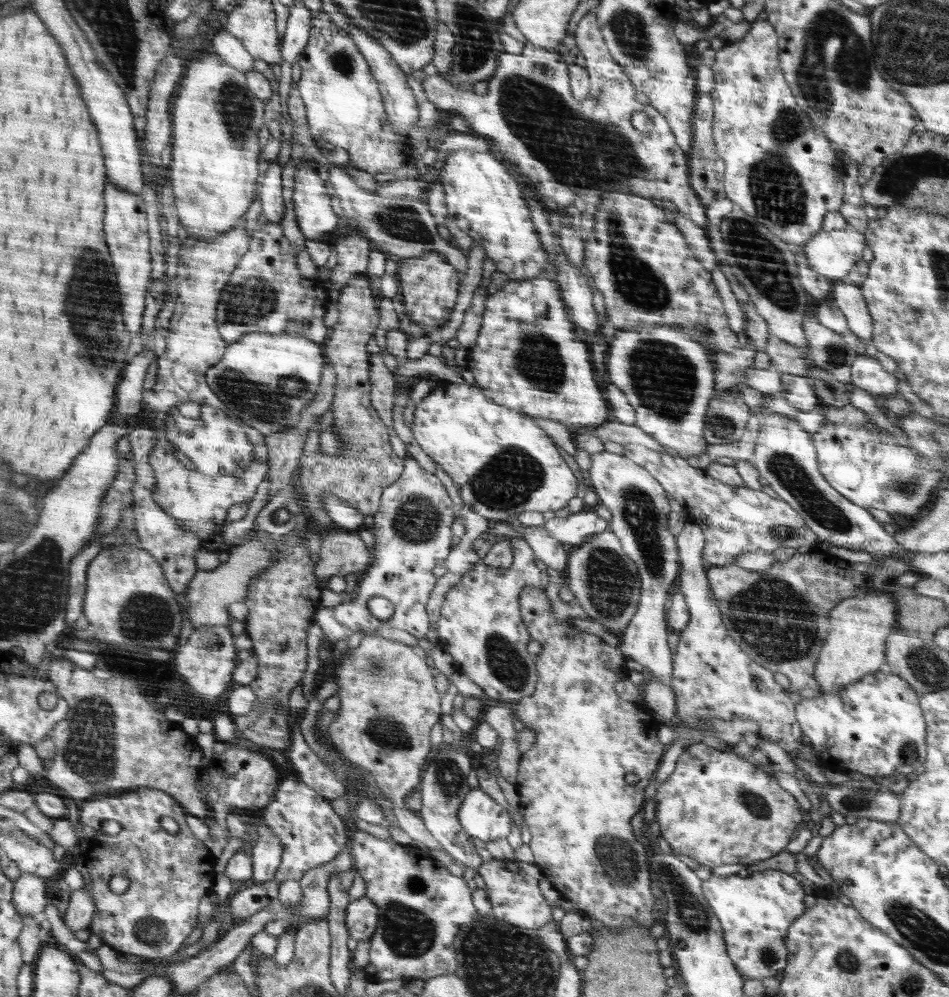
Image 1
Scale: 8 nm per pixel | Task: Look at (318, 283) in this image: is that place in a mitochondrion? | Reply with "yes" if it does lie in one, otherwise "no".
no

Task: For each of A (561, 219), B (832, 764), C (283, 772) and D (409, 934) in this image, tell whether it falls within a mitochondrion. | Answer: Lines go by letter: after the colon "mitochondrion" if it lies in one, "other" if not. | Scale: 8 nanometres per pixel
A: other
B: other
C: other
D: mitochondrion

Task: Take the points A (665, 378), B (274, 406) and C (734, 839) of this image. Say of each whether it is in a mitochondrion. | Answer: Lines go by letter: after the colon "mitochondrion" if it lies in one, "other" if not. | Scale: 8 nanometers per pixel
A: mitochondrion
B: mitochondrion
C: other

